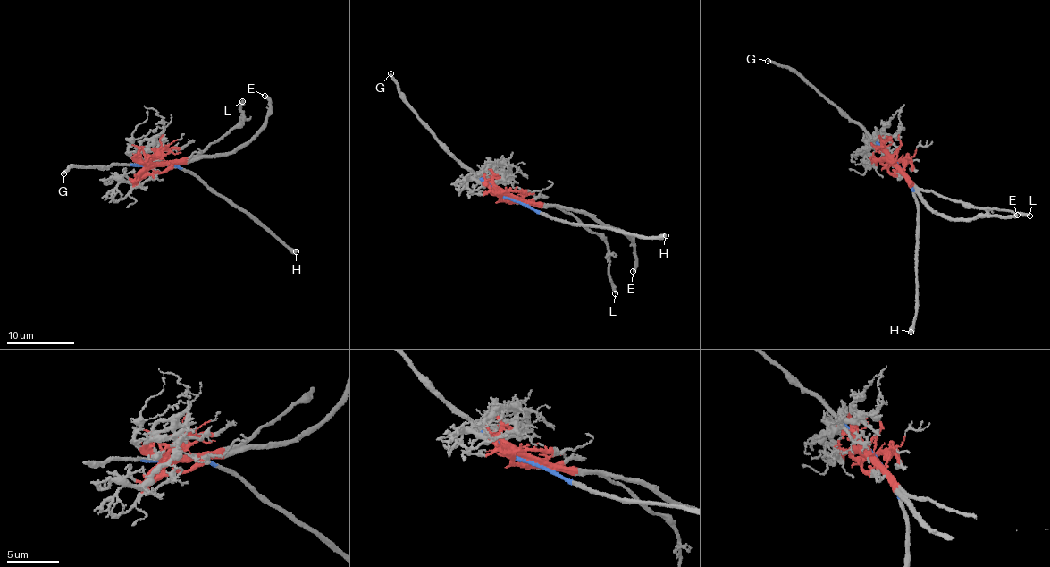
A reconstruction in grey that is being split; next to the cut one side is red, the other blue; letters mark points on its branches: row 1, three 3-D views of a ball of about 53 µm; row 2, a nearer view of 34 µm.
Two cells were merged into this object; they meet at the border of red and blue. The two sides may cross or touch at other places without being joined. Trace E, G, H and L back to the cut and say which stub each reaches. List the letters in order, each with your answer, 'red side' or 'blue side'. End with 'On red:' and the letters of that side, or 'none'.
E: red side
G: blue side
H: blue side
L: red side
On red: E, L

